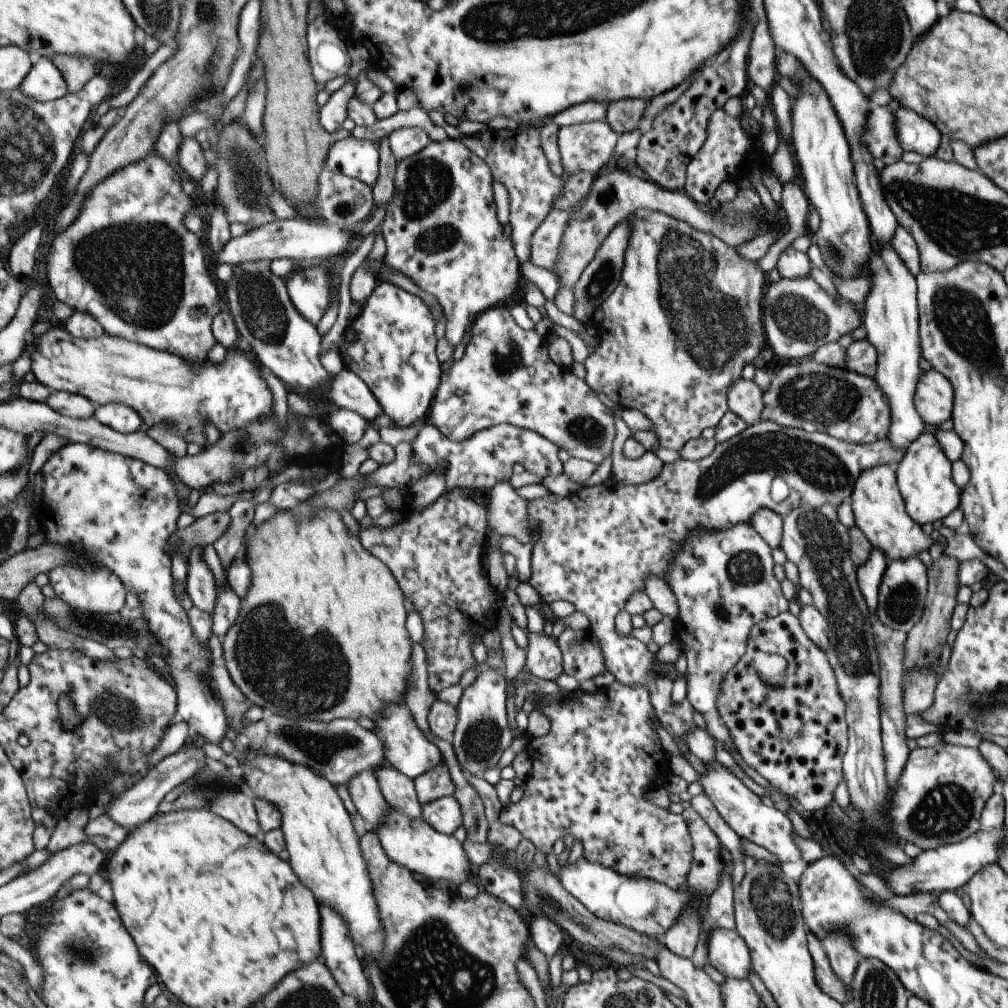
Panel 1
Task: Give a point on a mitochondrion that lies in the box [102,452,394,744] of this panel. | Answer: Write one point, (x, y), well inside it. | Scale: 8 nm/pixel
(303, 674)

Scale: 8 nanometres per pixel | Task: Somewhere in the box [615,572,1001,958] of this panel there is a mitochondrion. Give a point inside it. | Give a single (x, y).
(944, 811)

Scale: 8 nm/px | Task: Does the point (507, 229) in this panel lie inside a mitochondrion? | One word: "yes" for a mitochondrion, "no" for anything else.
no

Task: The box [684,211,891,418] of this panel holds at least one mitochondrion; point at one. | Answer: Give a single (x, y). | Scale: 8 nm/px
(800, 320)

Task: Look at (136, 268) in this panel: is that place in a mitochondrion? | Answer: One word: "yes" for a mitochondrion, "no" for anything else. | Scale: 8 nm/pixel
yes

